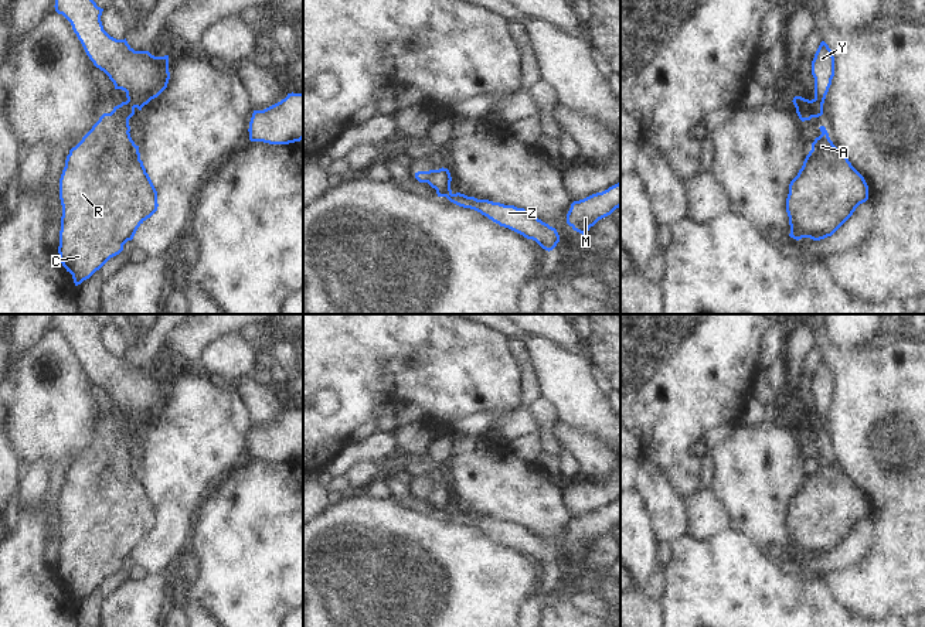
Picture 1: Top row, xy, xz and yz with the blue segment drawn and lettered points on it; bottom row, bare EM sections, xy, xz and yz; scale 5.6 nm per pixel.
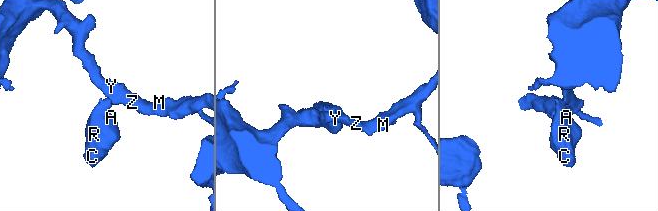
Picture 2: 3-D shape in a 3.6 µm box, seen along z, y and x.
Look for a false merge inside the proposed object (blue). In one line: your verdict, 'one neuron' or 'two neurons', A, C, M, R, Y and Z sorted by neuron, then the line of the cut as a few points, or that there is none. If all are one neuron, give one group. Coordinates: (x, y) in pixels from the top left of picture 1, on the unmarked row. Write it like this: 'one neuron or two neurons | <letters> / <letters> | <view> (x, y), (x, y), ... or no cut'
two neurons | A C R / M Y Z | xy (126, 418), (135, 423)

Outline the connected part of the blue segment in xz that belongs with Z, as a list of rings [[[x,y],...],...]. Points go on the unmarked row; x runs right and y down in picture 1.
[[[460,510],[449,511],[446,515],[459,524],[480,529],[500,543],[509,545],[527,556],[535,558],[548,569],[560,559],[560,552],[555,545],[531,532],[524,525],[504,522],[489,517],[477,517]]]

